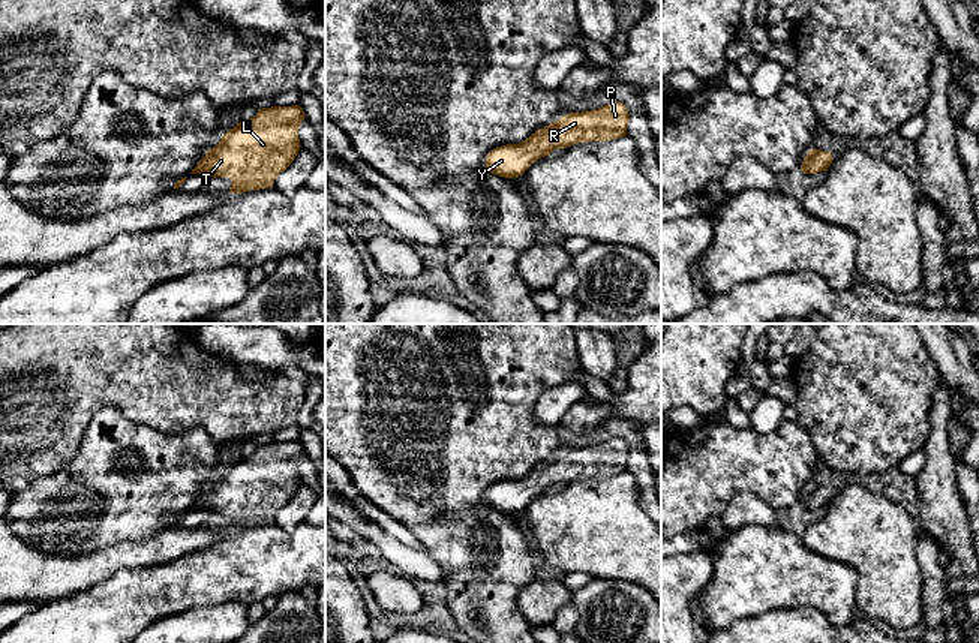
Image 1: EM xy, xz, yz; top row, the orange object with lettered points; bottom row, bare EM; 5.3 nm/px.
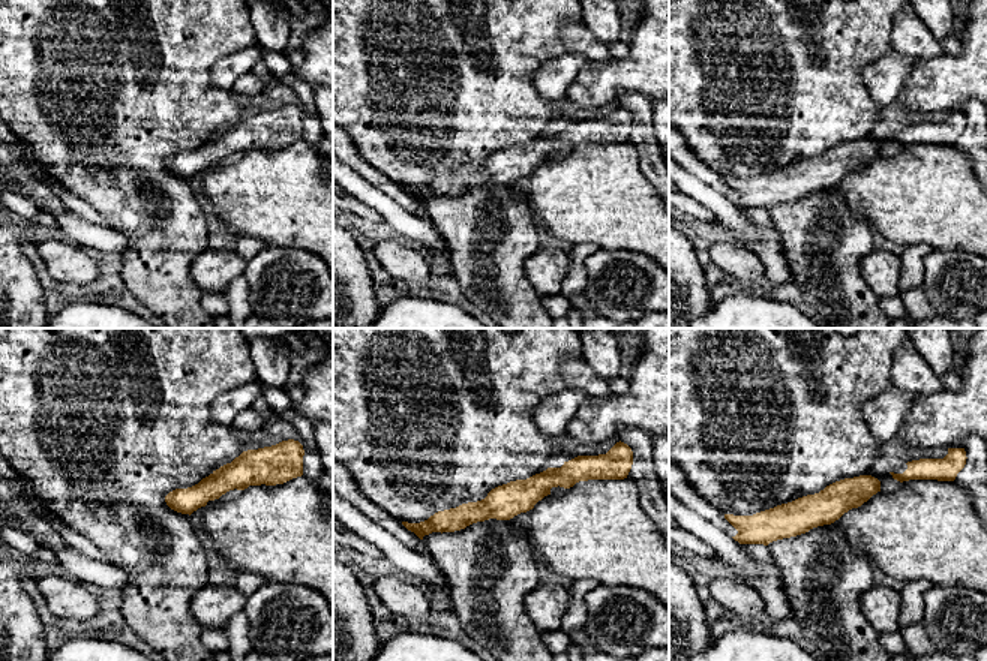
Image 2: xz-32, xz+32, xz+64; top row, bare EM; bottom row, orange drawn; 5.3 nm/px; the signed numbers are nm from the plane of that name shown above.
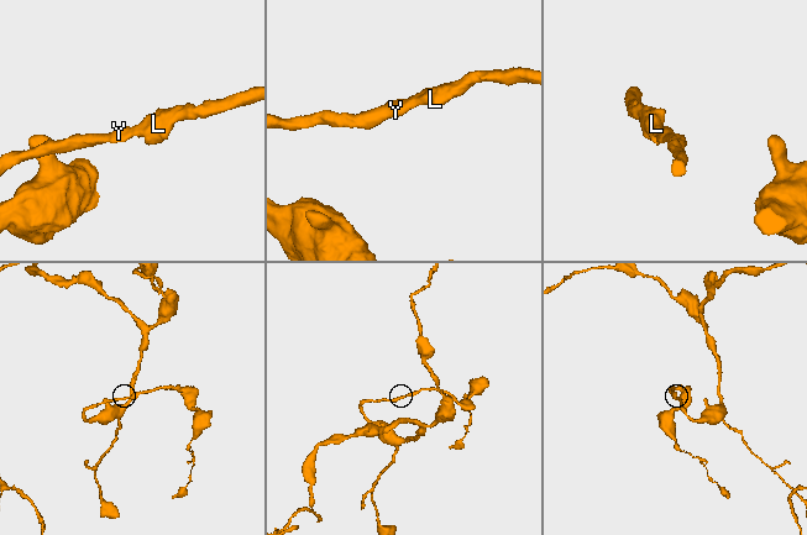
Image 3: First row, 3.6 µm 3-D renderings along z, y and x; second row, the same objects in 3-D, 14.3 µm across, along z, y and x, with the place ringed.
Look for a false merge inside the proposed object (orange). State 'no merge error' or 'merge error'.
no merge error

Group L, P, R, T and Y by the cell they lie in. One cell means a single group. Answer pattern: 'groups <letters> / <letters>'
groups L P R T Y

